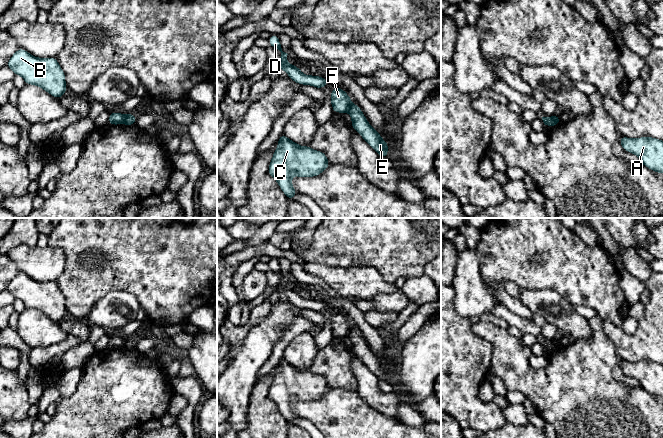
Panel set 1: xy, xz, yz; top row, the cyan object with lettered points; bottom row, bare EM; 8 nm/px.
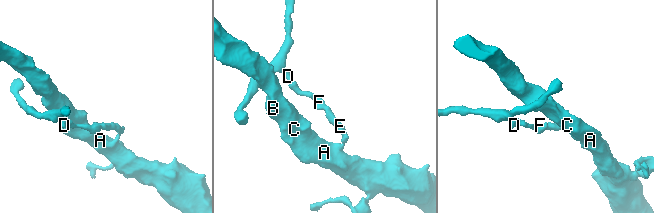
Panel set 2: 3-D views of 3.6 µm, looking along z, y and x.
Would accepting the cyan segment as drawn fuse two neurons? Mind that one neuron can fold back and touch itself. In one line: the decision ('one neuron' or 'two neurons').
two neurons

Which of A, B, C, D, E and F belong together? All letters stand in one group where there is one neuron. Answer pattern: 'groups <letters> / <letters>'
groups A B C E / D F

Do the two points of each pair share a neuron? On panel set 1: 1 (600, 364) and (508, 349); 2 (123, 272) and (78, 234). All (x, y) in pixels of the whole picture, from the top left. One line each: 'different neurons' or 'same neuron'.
1: same neuron
2: same neuron

